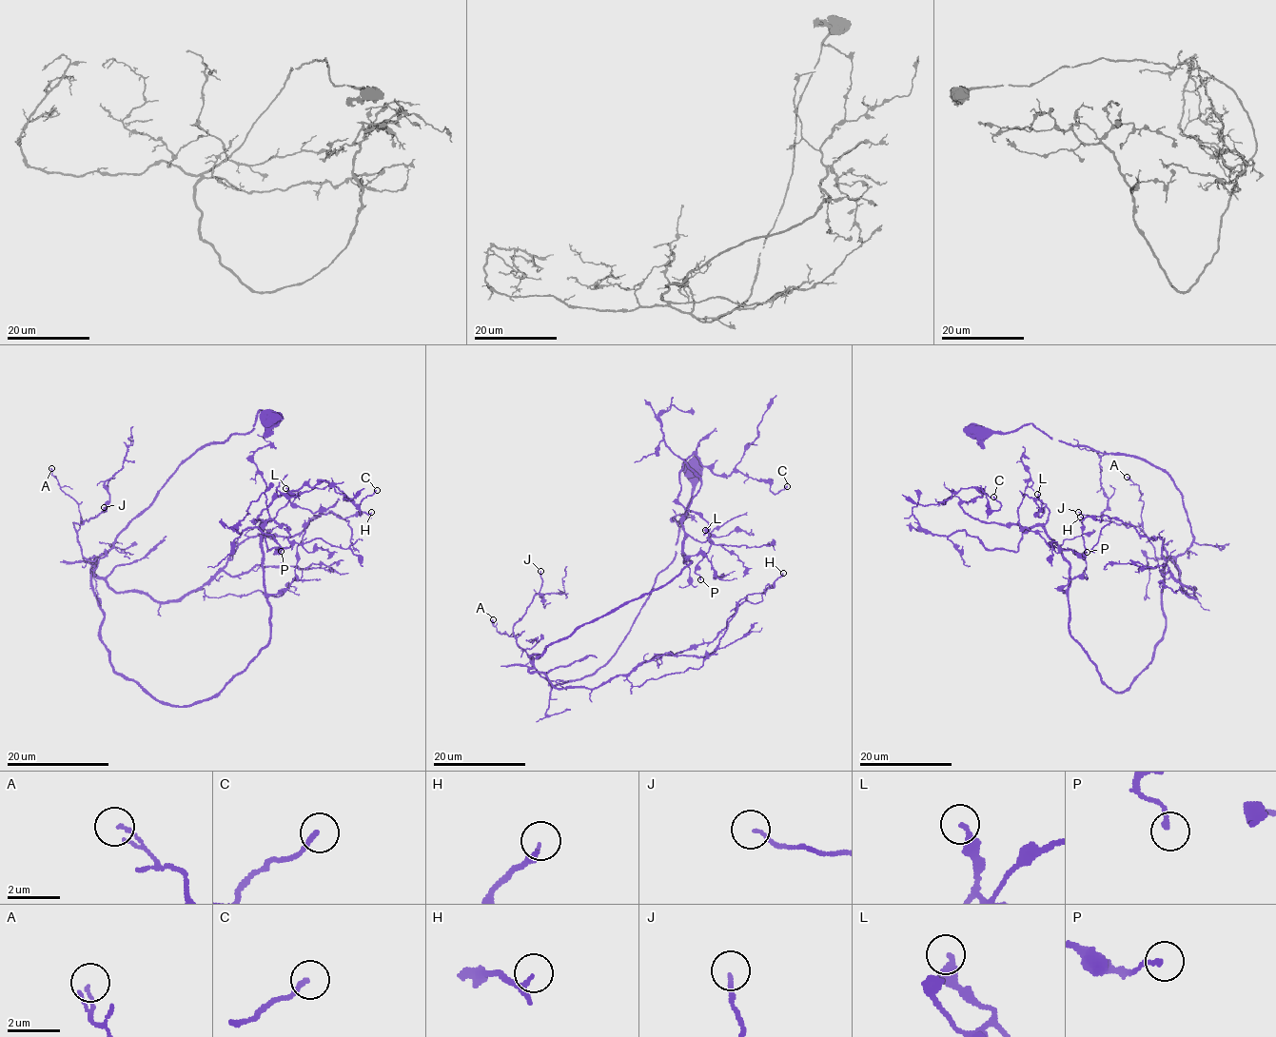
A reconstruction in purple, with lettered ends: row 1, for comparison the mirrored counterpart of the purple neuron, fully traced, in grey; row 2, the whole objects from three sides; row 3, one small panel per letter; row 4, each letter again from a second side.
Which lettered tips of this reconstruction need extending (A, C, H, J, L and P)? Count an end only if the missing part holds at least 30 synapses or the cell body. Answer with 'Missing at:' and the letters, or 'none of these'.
Missing at: none of these

